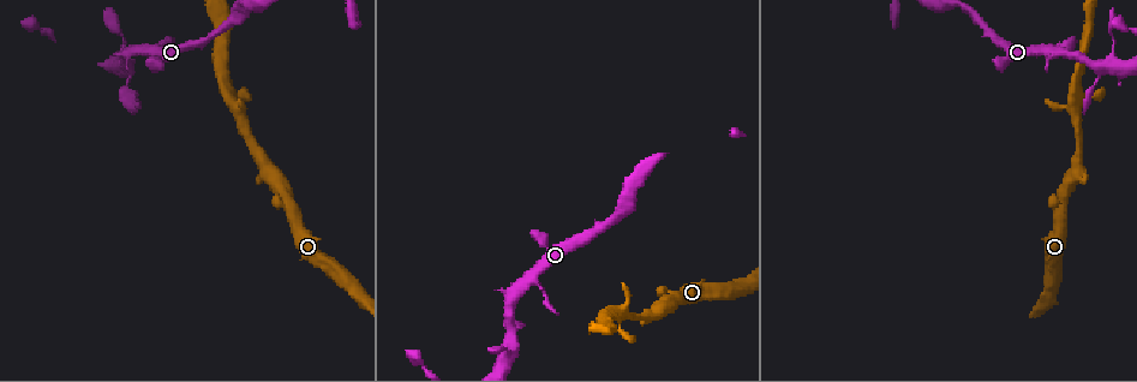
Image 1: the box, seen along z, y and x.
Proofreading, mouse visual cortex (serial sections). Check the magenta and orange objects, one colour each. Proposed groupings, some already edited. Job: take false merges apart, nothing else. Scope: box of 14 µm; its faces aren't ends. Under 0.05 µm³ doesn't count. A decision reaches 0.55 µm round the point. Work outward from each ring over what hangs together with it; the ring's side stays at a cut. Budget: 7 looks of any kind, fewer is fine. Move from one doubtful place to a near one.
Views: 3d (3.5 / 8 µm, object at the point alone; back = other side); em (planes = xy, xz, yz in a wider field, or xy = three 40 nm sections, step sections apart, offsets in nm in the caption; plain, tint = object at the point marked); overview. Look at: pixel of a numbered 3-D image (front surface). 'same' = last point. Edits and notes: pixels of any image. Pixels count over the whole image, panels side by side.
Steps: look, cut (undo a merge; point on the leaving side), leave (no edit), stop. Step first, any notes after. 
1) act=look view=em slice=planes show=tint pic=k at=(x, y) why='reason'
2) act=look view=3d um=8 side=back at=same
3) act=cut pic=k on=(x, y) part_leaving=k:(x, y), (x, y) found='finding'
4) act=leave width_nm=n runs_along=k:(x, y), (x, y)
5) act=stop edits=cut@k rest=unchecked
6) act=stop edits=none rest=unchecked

act=look view=3d um=3.5 pic=1 at=(128, 85) why='narrows sharply'

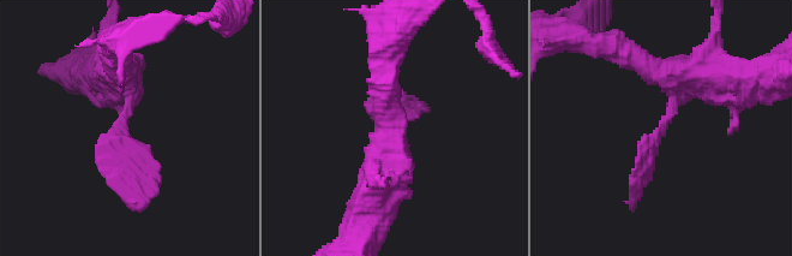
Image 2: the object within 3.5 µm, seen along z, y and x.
act=leave found='continuous, no second cell'

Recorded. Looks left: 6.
act=look view=3d um=3.5 pic=1 at=(542, 292) why='thin neck'

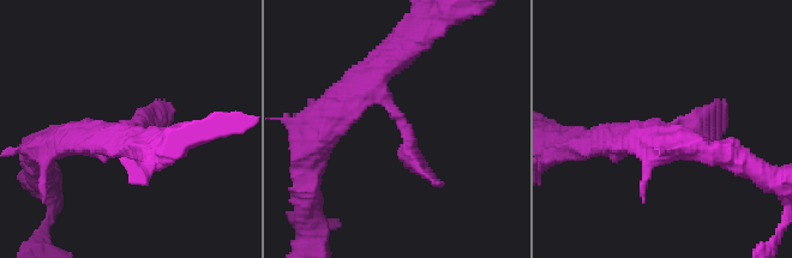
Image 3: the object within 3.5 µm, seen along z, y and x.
act=look view=em slice=xy step=1 show=tint pic=3 at=(402, 126) why='shape alone is not enough'

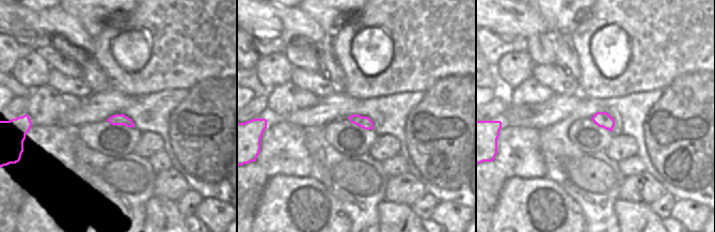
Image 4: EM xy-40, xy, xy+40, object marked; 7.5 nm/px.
act=look view=em slice=xy step=2 show=tint at=same why='another direction'

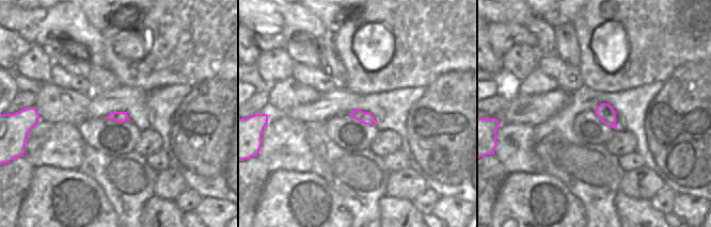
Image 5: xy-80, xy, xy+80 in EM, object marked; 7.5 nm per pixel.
act=leave width_nm=90 runs_along=3:(386, 60), (379, 90), (431, 180) found='one cell here'

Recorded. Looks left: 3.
act=look view=3d um=8 side=back pic=1 at=(1087, 16) why='three-way junction'

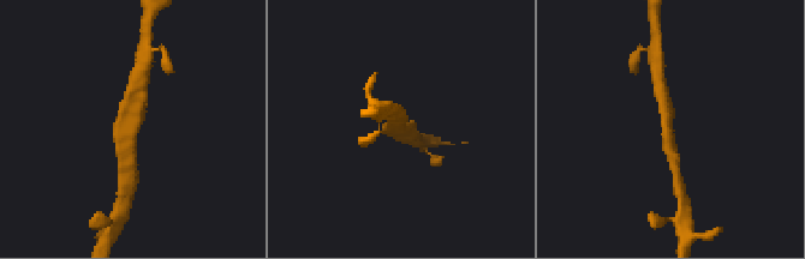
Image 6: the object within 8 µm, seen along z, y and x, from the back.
act=look view=em slice=xy step=1 show=tint pic=6 at=(404, 128)

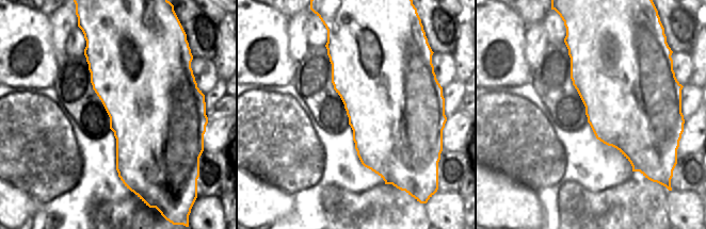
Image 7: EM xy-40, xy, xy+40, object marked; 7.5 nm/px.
act=leave found='all the same cell'

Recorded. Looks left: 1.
act=stop edits=none rest=unchecked

